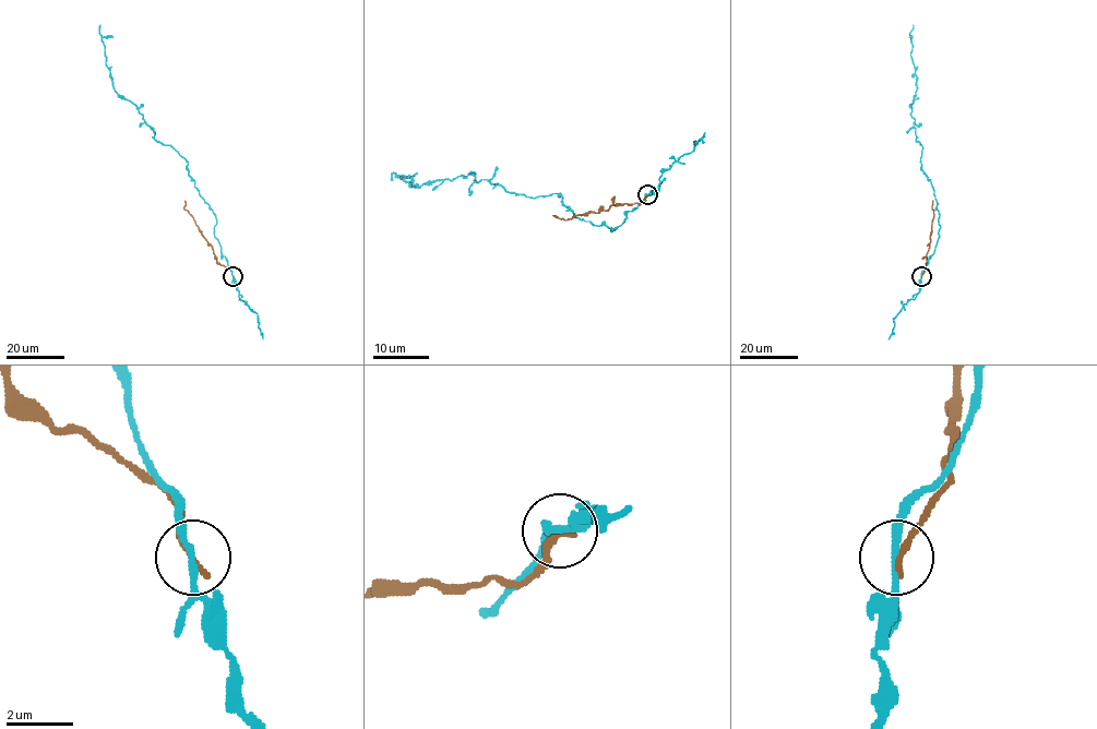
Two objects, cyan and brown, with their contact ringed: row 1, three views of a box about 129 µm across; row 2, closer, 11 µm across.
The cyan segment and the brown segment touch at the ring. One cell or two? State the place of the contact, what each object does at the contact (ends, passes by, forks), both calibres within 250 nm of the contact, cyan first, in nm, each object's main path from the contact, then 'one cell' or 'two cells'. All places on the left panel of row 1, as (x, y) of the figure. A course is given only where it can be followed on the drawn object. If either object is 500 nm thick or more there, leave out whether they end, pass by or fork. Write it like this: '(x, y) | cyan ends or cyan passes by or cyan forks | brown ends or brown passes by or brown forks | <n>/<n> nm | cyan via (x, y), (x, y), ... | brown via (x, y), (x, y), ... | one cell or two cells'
(233, 276) | cyan passes by | brown ends | 190/220 nm | cyan via (233, 276), (214, 236), (215, 214), (194, 186), (188, 162), (156, 141), (138, 107), (112, 84), (99, 25) | brown via (233, 276), (216, 261), (212, 246), (183, 207), (185, 201) | two cells

